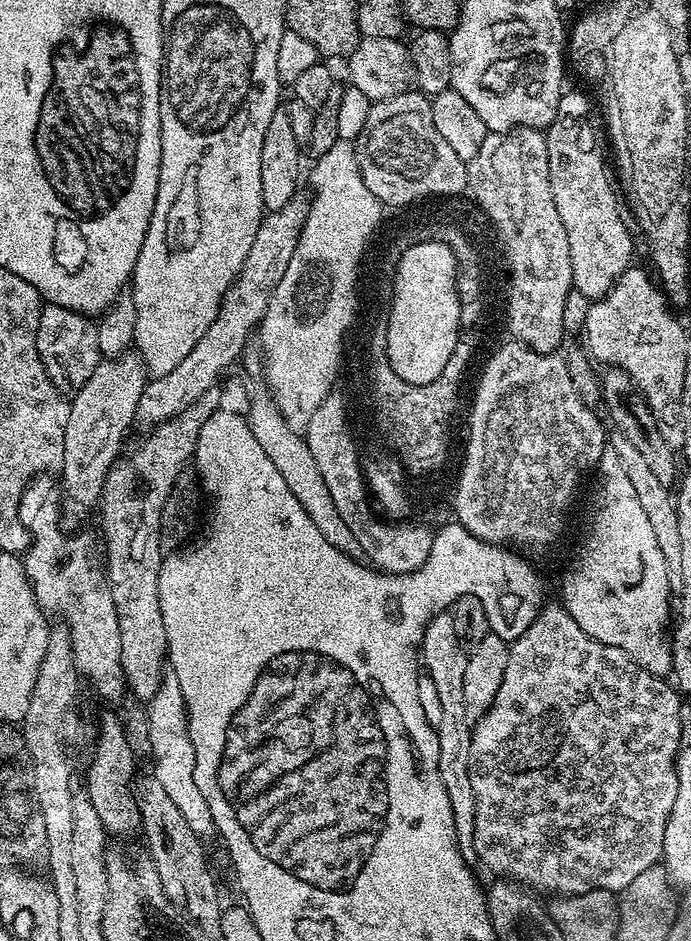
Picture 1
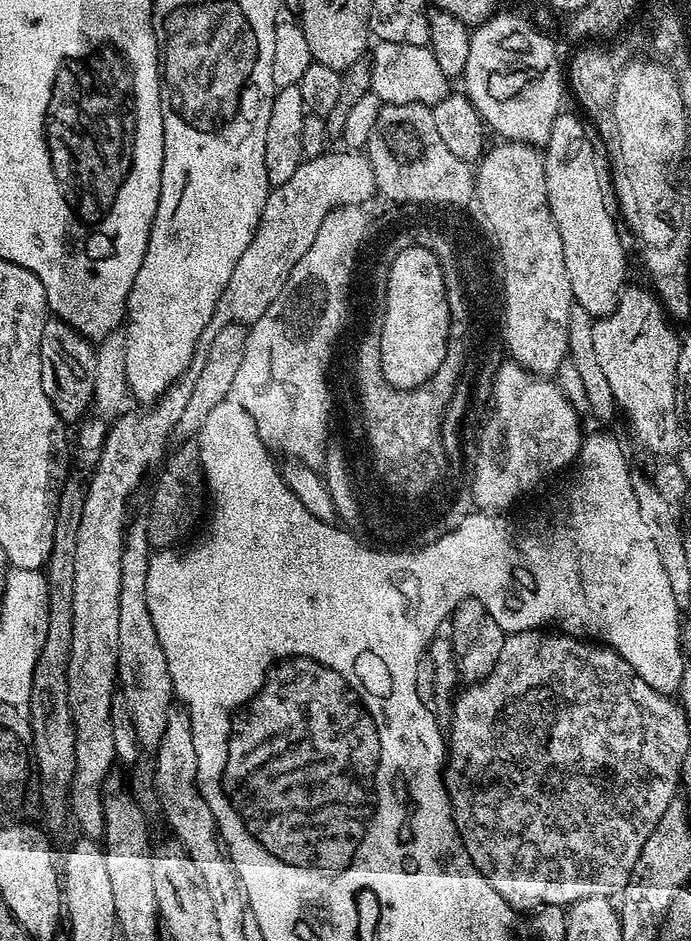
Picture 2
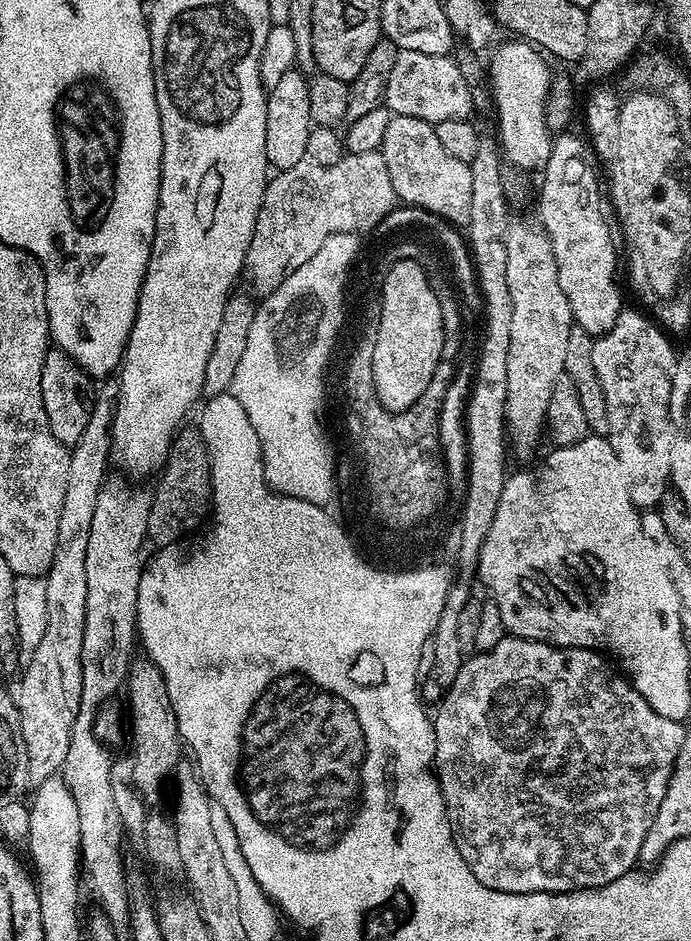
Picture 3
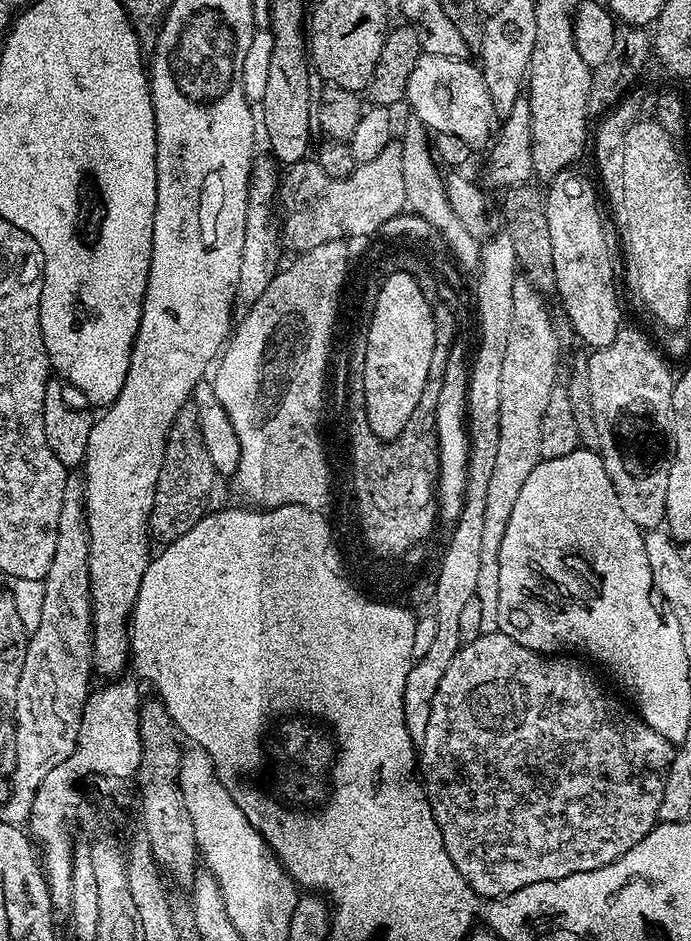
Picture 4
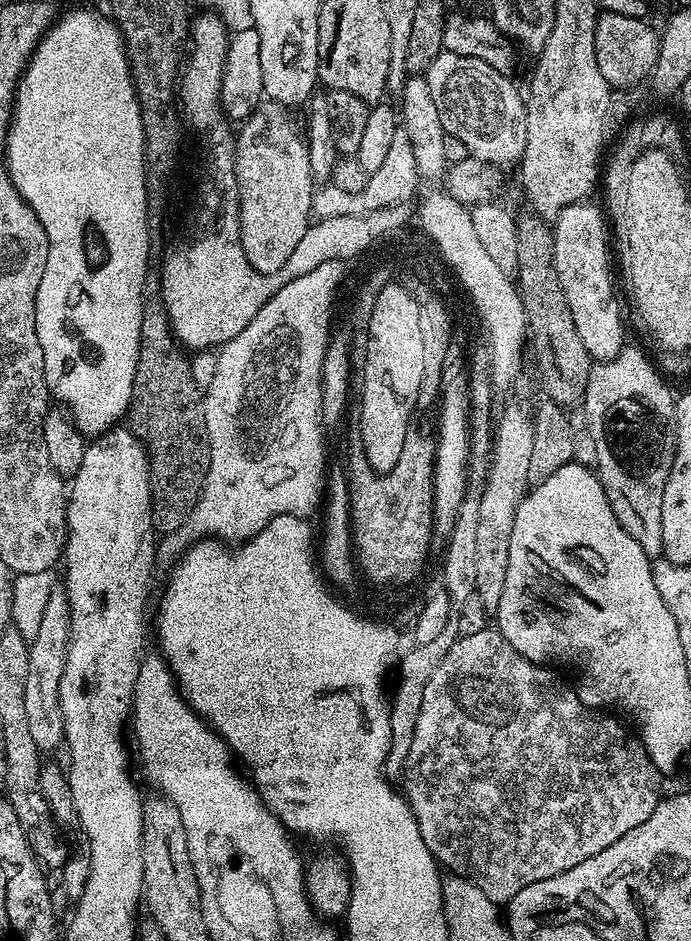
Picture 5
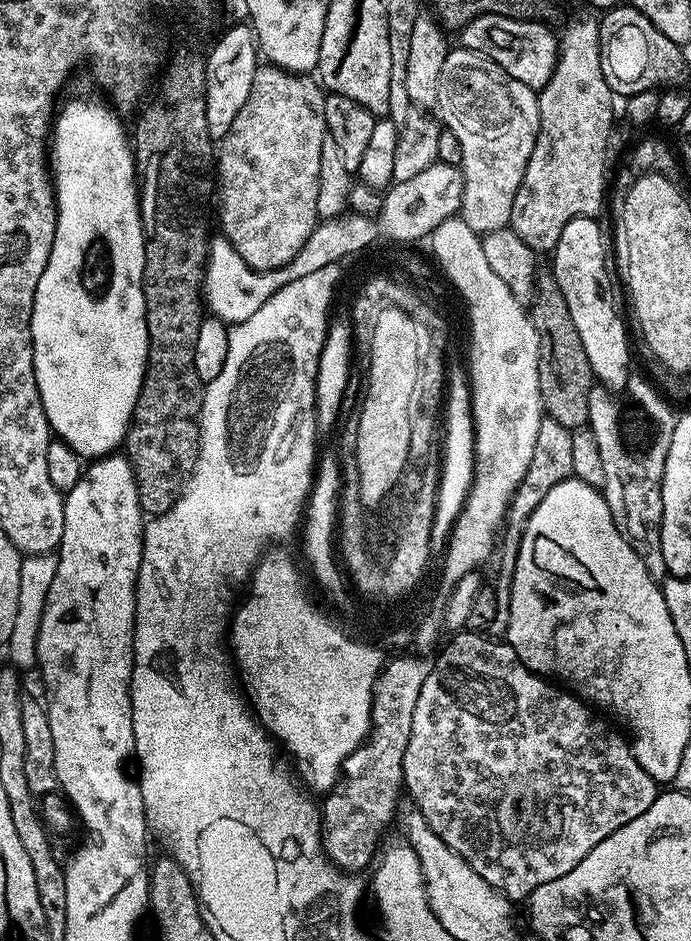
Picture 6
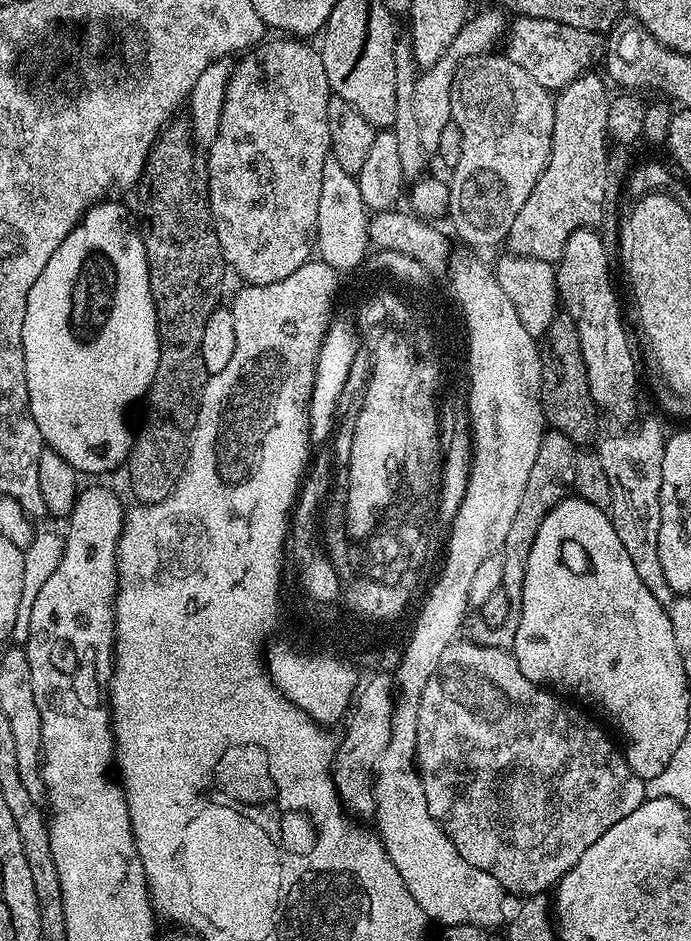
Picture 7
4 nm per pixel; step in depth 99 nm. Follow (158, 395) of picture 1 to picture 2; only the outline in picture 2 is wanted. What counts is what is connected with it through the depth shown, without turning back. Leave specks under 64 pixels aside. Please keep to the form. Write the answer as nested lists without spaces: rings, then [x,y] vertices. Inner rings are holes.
[[[339,150],[340,152],[325,151],[323,156],[313,160],[305,160],[294,170],[294,175],[282,186],[272,188],[268,201],[262,210],[262,218],[258,222],[258,230],[246,246],[242,258],[238,258],[238,266],[234,266],[234,274],[230,274],[230,282],[226,282],[226,290],[222,290],[222,298],[216,303],[216,313],[210,318],[206,330],[202,330],[200,341],[196,344],[196,352],[186,371],[180,379],[168,387],[155,404],[140,410],[137,416],[125,414],[111,421],[108,434],[104,438],[103,447],[98,452],[100,461],[96,464],[96,473],[88,484],[88,492],[83,495],[83,510],[81,526],[78,527],[77,546],[75,549],[74,567],[74,596],[73,596],[73,644],[70,646],[68,668],[68,700],[72,713],[74,732],[74,766],[73,780],[69,787],[68,806],[71,819],[80,823],[85,837],[99,841],[104,834],[103,820],[103,782],[108,773],[113,771],[117,763],[114,748],[114,735],[110,726],[112,701],[118,692],[116,679],[116,659],[118,658],[118,596],[122,590],[122,550],[126,539],[128,521],[128,499],[140,488],[140,483],[148,476],[152,467],[159,465],[169,451],[168,439],[180,427],[182,410],[190,403],[190,394],[194,394],[194,384],[198,382],[198,374],[202,374],[202,366],[206,366],[206,356],[214,336],[226,326],[237,322],[248,326],[252,321],[262,318],[266,310],[270,310],[270,302],[282,294],[282,286],[286,286],[286,278],[290,278],[290,270],[298,266],[302,254],[310,250],[314,237],[318,235],[318,226],[331,214],[333,208],[345,206],[364,206],[371,196],[377,195],[374,170],[370,166],[367,155],[360,150]]]

